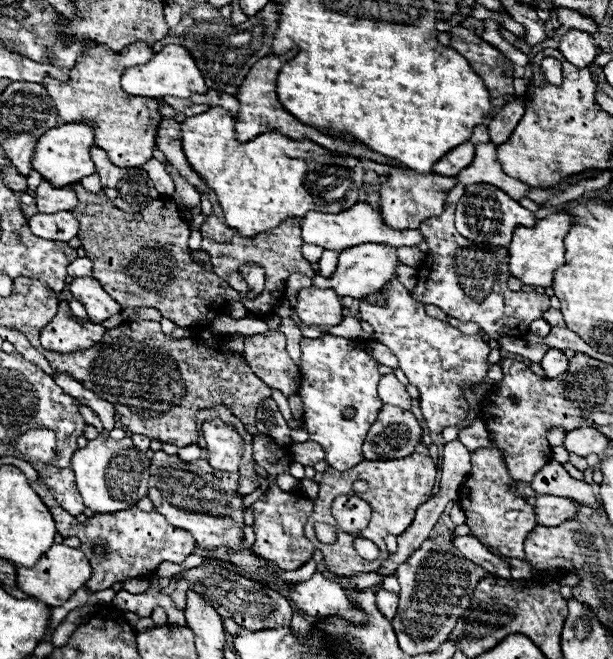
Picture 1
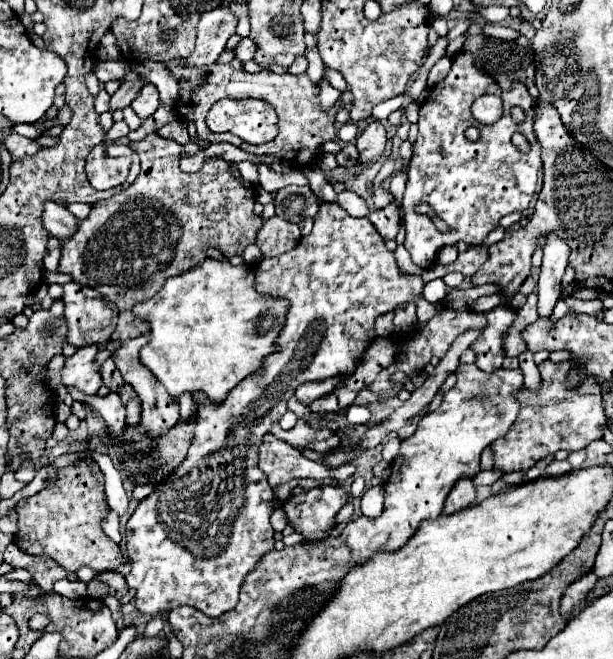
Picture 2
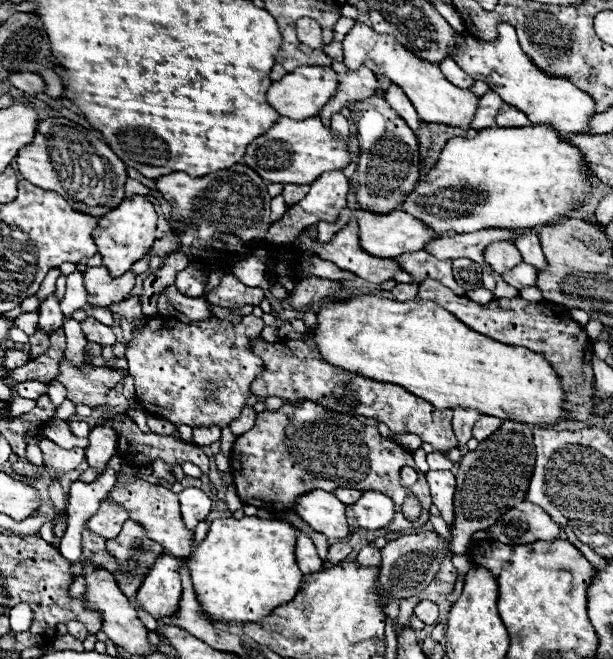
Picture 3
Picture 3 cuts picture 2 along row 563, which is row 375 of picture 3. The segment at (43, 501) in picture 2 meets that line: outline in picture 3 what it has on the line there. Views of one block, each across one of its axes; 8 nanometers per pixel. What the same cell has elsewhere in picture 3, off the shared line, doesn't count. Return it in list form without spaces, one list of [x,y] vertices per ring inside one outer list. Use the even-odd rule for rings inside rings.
[[[60,358],[58,380],[68,390],[68,400],[74,404],[86,404],[90,408],[104,406],[106,394],[122,380],[122,370],[108,366],[92,366],[88,362],[82,368],[72,366],[68,358]]]

